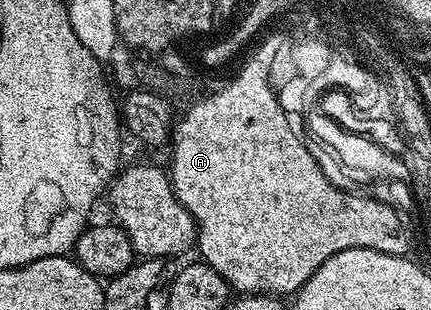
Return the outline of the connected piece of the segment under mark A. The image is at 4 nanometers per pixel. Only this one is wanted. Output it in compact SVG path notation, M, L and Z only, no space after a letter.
M277 95L271 100L266 100L264 108L208 108L199 106L186 117L185 124L178 131L177 156L175 157L175 167L168 173L170 185L174 187L174 193L178 201L188 210L188 214L194 219L196 229L196 252L199 252L201 259L220 278L224 278L231 289L238 294L271 294L270 292L287 292L293 294L316 274L316 270L332 254L340 254L340 250L352 250L353 248L367 248L368 250L380 250L384 254L393 256L406 256L412 248L412 221L404 218L401 211L390 204L385 204L373 195L361 196L358 192L345 192L342 188L337 188L328 177L322 173L322 168L318 165L316 157L310 153L310 148L298 137L296 129L290 125L290 120L286 117L286 112L282 109L281 99Z

